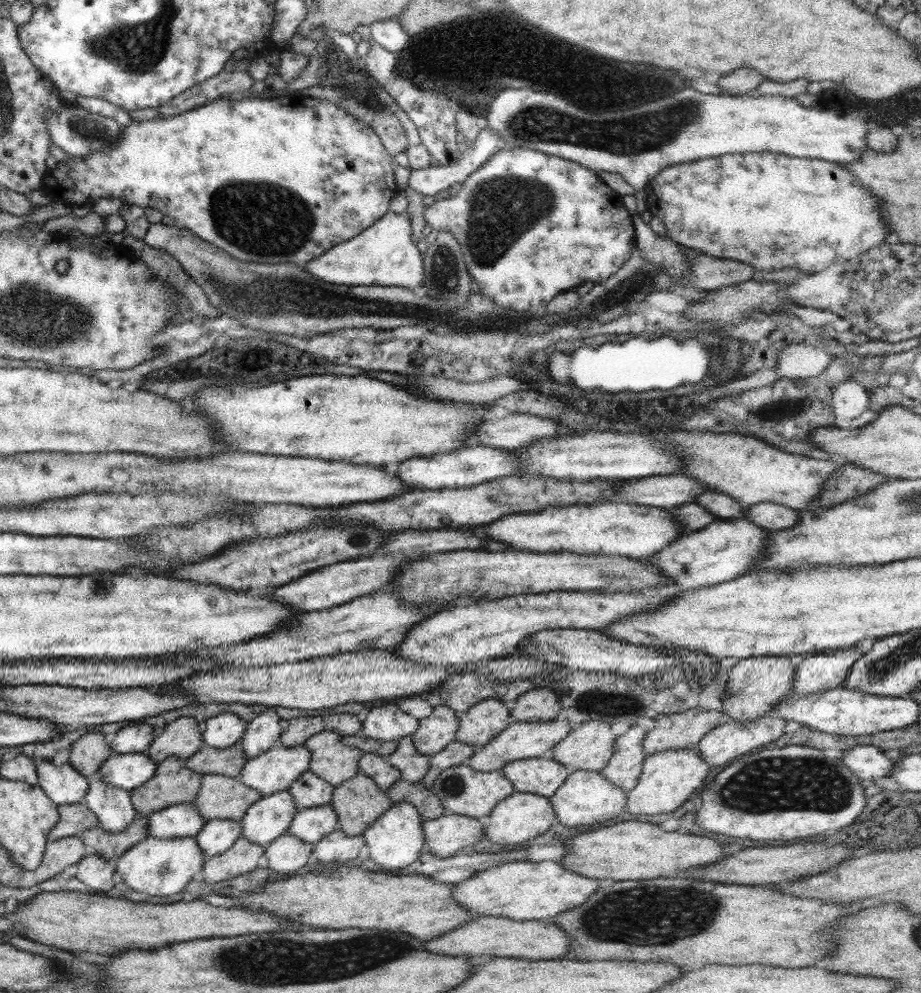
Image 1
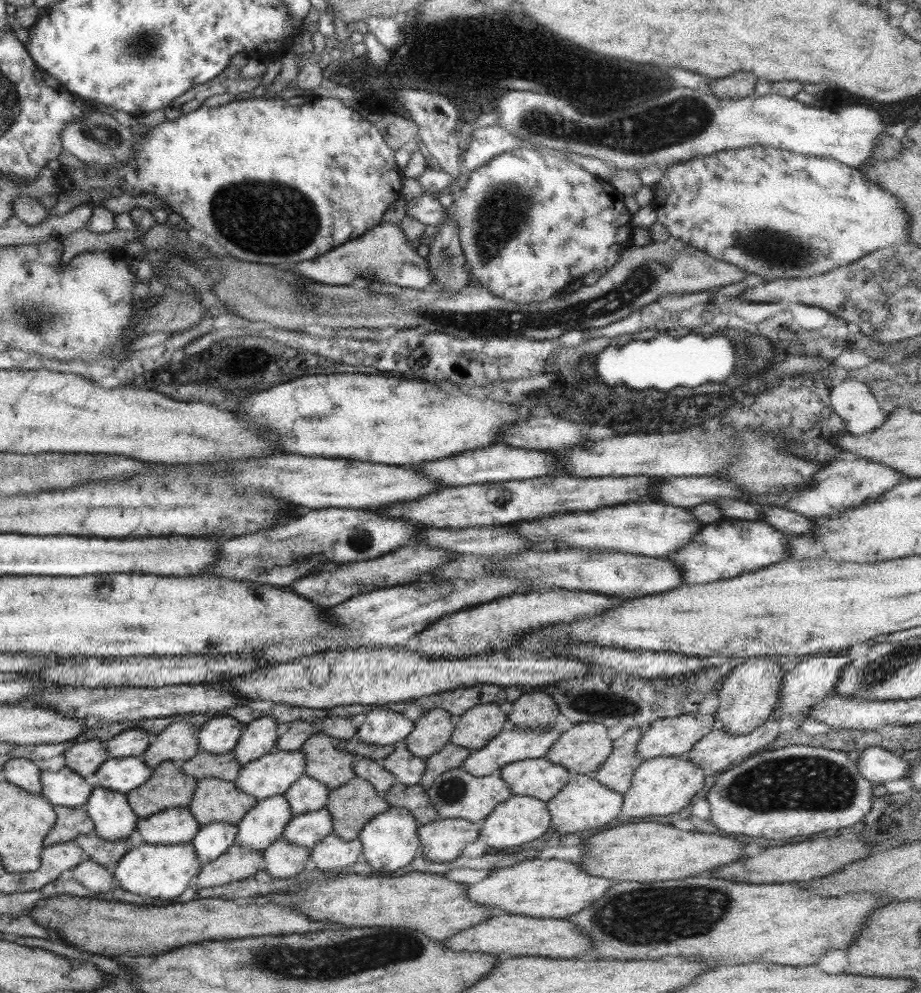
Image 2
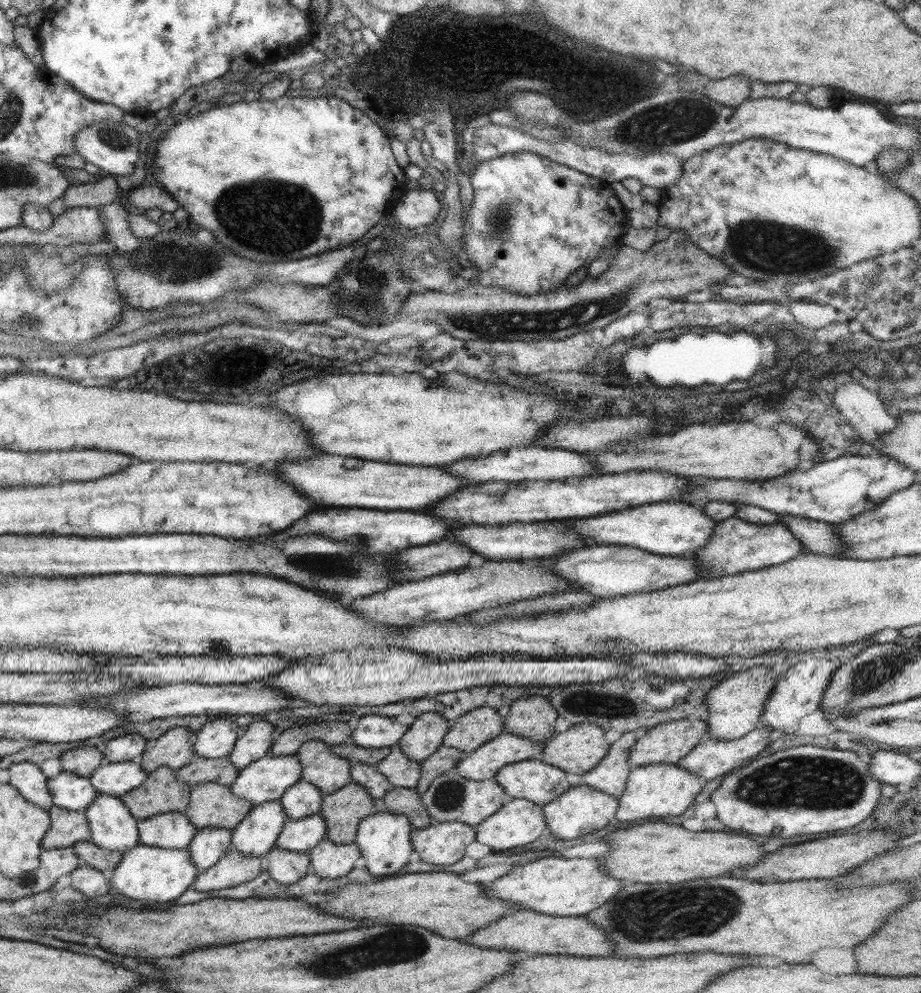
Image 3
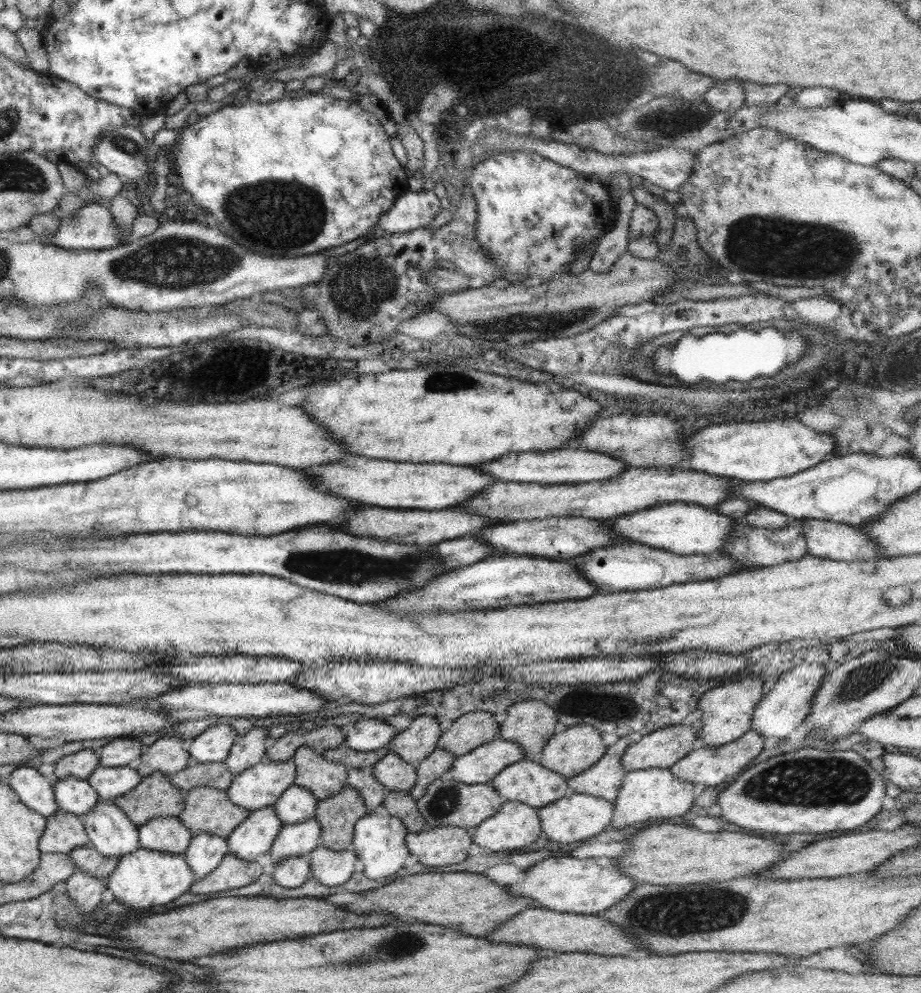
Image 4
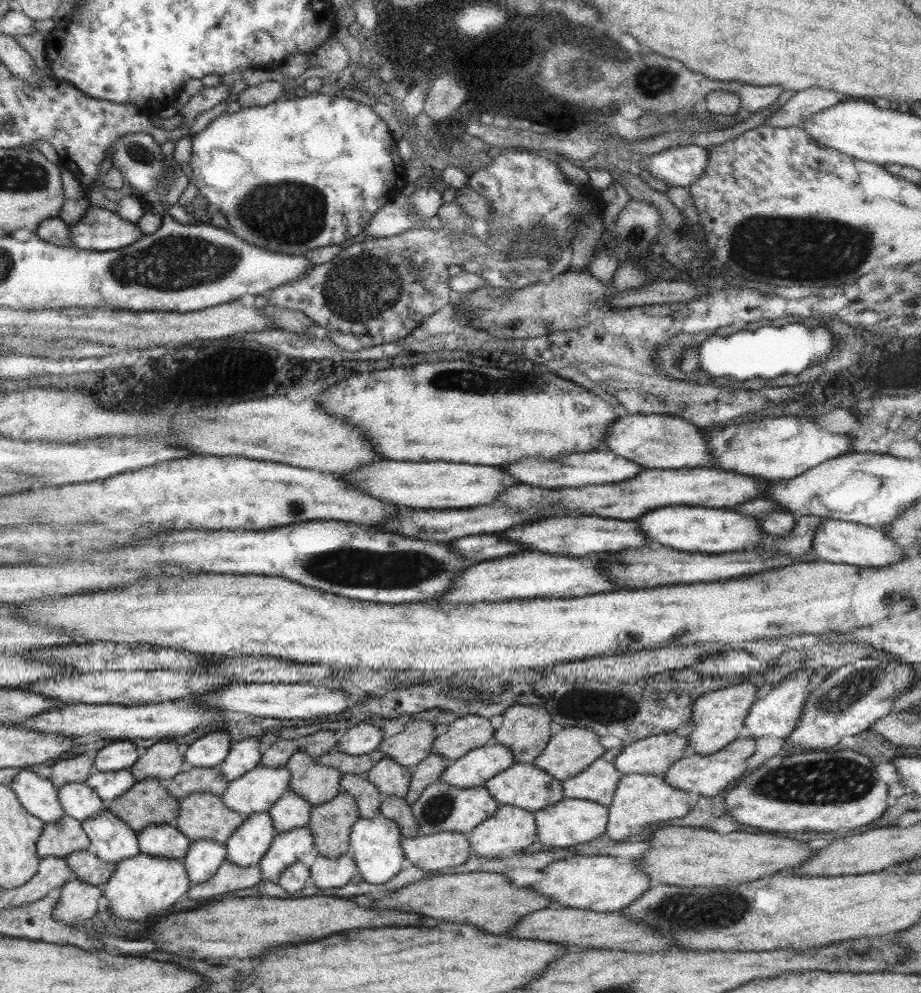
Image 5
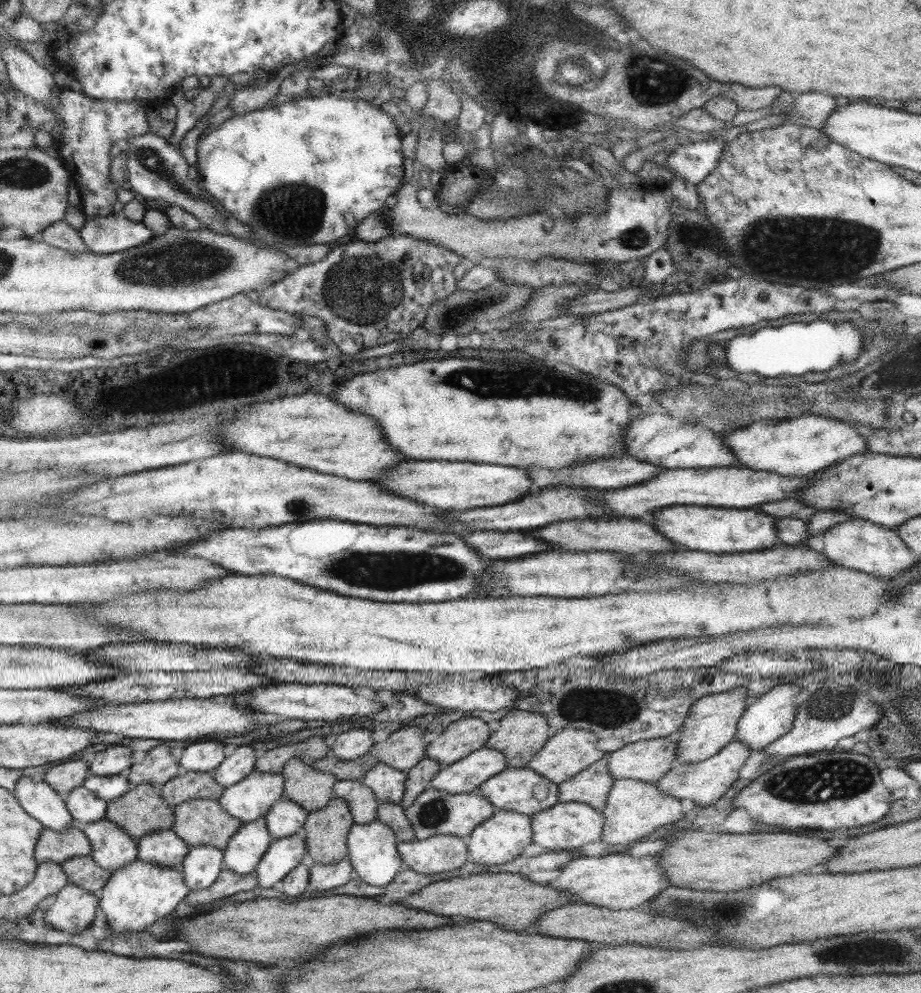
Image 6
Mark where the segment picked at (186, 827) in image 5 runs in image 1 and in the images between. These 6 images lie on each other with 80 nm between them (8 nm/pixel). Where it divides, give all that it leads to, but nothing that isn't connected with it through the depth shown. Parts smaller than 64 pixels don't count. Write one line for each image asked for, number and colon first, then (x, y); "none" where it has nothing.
1: (219, 797)
2: (214, 800)
3: (211, 804)
4: (207, 809)

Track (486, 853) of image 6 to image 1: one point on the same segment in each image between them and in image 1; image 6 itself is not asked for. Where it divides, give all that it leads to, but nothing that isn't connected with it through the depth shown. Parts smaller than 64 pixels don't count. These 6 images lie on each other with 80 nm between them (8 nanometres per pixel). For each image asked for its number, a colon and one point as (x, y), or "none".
1: (520, 817)
2: (520, 819)
3: (519, 822)
4: (515, 825)
5: (510, 829)

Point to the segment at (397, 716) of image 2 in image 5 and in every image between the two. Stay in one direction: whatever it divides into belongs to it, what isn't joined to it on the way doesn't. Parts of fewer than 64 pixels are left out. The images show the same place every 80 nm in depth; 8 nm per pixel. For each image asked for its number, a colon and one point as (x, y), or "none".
3: (373, 731)
4: (368, 734)
5: (363, 738)

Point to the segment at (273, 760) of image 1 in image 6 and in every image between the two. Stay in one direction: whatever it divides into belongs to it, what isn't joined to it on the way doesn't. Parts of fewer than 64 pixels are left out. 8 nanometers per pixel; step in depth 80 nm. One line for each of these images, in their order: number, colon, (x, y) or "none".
2: (272, 774)
3: (265, 780)
4: (260, 786)
5: (256, 791)
6: (248, 800)

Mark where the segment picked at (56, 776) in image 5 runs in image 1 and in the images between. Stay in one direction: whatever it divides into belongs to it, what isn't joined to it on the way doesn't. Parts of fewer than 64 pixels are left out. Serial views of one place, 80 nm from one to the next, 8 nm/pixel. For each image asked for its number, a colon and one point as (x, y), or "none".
1: (90, 750)
2: (85, 758)
3: (83, 761)
4: (81, 764)

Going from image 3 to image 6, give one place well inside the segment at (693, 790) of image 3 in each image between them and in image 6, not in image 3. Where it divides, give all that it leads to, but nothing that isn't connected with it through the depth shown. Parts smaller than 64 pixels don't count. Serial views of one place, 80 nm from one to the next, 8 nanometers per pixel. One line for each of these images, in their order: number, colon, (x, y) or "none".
4: (654, 794)
5: (639, 800)
6: (634, 809)

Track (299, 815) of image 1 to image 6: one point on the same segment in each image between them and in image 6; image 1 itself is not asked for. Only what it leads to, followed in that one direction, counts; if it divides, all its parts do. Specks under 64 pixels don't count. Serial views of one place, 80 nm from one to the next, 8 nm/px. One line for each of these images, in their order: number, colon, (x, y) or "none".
2: (307, 829)
3: (302, 835)
4: (295, 840)
5: (285, 849)
6: (282, 855)

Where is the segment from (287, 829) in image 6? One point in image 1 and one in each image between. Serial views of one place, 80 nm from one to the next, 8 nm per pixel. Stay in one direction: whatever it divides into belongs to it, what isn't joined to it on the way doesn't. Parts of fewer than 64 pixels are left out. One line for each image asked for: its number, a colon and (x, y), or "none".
1: (309, 790)
2: (307, 794)
3: (302, 799)
4: (297, 804)
5: (290, 811)

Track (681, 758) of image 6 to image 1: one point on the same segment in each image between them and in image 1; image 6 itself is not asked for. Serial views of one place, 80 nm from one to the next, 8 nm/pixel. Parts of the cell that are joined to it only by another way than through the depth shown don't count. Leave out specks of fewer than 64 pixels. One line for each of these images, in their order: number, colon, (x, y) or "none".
1: (756, 685)
2: (751, 691)
3: (736, 703)
4: (727, 710)
5: (719, 716)

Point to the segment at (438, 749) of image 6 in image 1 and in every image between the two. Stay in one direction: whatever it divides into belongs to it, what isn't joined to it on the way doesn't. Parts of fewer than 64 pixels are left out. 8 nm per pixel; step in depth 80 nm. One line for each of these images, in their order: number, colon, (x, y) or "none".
1: (485, 720)
2: (473, 729)
3: (471, 730)
4: (468, 731)
5: (471, 731)

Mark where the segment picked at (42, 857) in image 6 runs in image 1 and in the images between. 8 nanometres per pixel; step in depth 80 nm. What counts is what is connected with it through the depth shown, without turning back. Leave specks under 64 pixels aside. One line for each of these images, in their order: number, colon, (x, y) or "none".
1: (73, 818)
2: (71, 821)
3: (67, 827)
4: (64, 831)
5: (60, 838)

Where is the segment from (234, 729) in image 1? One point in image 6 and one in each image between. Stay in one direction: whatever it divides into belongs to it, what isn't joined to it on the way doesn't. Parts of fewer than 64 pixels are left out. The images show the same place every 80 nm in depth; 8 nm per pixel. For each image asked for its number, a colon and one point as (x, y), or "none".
2: (219, 735)
3: (216, 739)
4: (213, 745)
5: (210, 750)
6: (203, 755)

